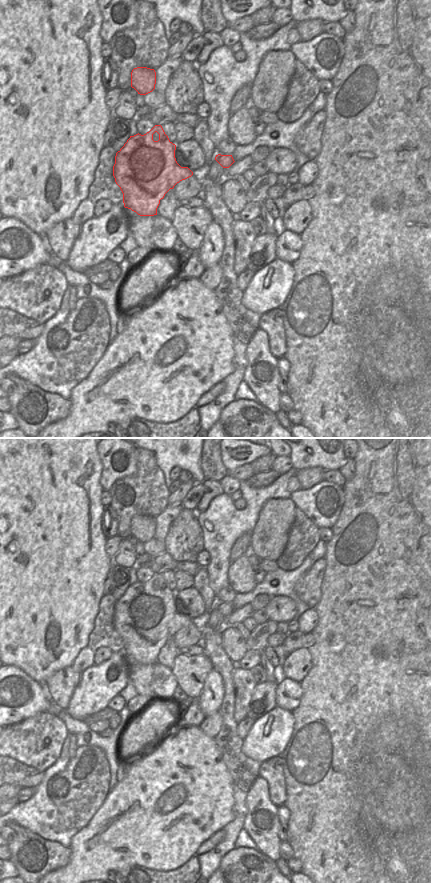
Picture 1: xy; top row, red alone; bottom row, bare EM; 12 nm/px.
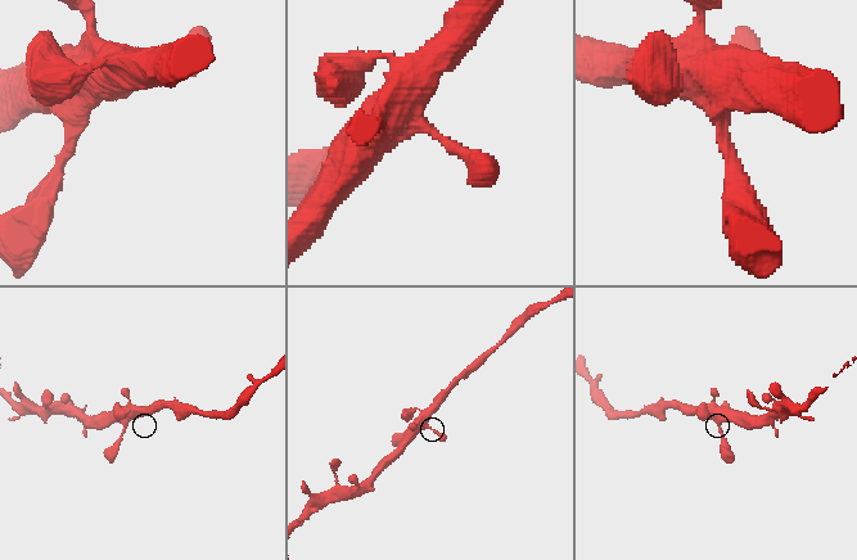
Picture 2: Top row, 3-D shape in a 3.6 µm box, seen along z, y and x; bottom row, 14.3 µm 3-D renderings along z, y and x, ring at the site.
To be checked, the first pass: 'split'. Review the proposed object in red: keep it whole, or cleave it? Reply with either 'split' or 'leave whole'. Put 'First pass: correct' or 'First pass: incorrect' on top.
First pass: incorrect
leave whole

